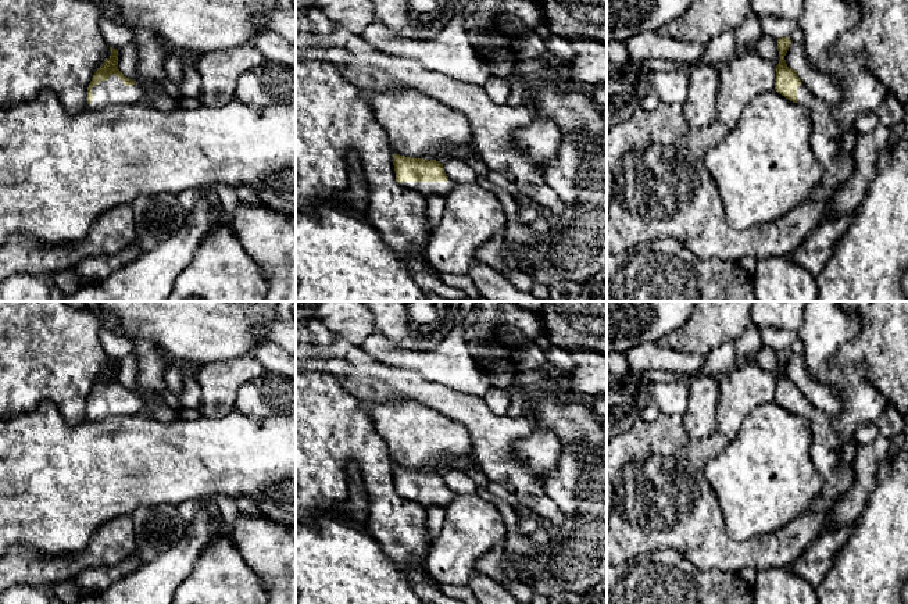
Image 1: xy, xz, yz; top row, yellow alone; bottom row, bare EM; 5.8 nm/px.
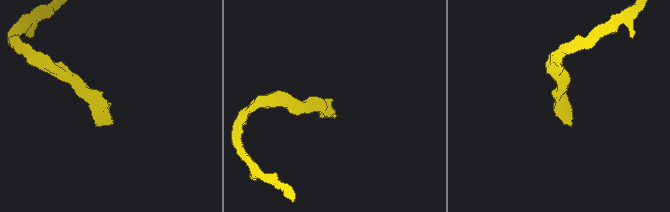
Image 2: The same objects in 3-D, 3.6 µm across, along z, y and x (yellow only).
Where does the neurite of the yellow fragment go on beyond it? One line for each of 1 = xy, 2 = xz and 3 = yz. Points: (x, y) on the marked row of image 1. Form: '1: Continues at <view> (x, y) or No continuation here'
1: Continues at xy (107, 92)
2: Continues at xz (426, 189)
3: Continues at yz (657, 185)

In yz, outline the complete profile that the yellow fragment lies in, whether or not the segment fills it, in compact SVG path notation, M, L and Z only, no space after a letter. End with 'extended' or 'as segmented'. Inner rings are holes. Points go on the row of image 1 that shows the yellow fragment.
M790 37L777 39L780 60L775 90L807 107L814 119L811 146L825 175L809 197L771 224L733 229L722 211L716 183L704 165L705 154L729 135L726 125L716 121L709 126L693 128L676 104L659 104L650 112L637 110L629 119L612 118L607 129L607 253L618 254L648 240L672 237L703 260L716 257L739 262L746 255L755 260L791 257L812 230L830 221L830 201L851 178L854 161L837 154L837 137L843 128L833 117L832 104L818 99L801 82L797 71L787 67L784 56L790 44Z; extended

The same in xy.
M110 47L111 56L94 72L87 87L87 108L99 110L108 104L142 104L144 92L136 81L118 69L118 50Z; extended

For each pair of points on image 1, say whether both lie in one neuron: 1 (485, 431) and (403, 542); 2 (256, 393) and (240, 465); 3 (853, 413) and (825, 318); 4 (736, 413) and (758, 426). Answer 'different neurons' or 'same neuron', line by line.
1: different neurons
2: different neurons
3: same neuron
4: different neurons

